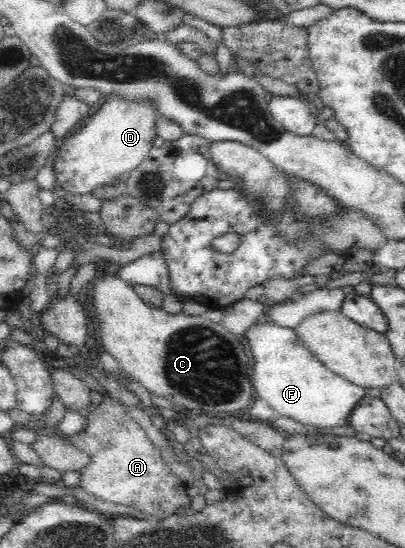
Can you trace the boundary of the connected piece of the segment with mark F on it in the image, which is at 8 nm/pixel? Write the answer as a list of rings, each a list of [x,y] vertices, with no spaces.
[[[270,319],[258,320],[242,337],[251,354],[251,384],[256,397],[270,404],[278,414],[318,427],[344,425],[352,408],[364,397],[364,387],[332,373],[298,339],[294,328],[278,325]]]

